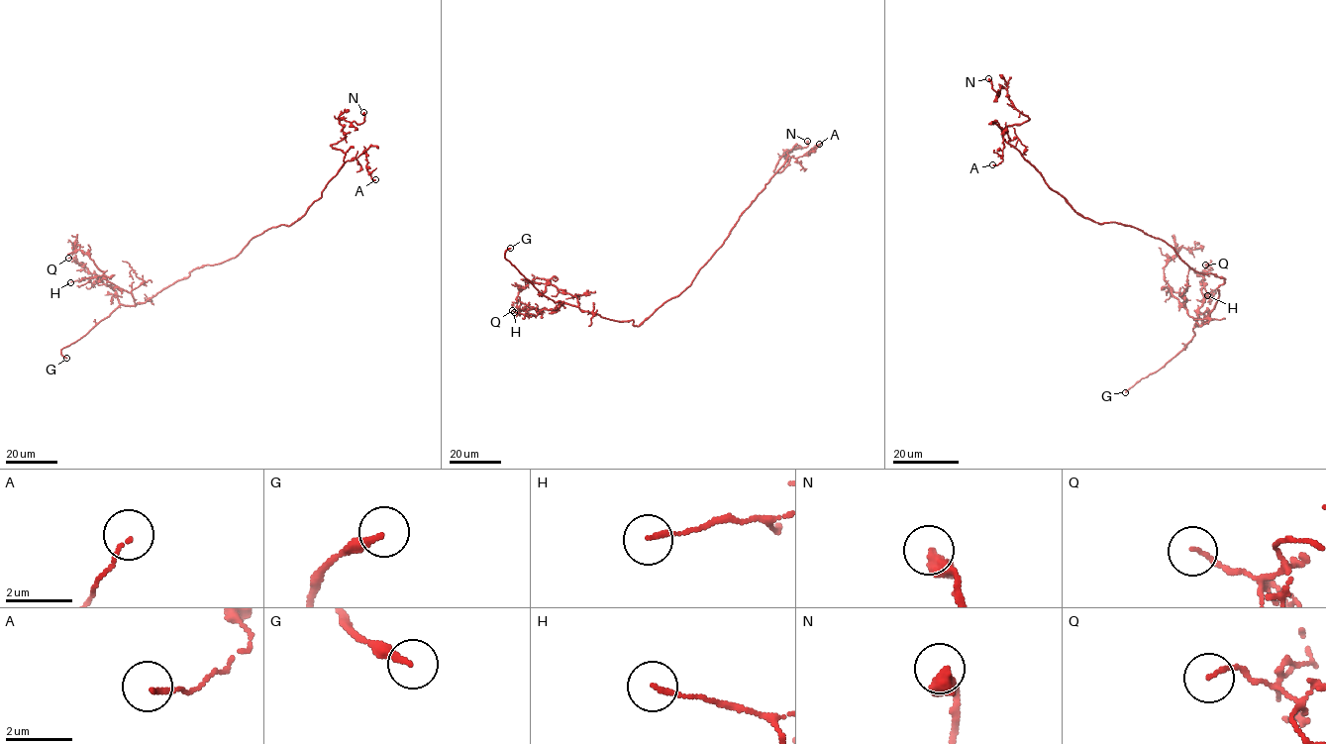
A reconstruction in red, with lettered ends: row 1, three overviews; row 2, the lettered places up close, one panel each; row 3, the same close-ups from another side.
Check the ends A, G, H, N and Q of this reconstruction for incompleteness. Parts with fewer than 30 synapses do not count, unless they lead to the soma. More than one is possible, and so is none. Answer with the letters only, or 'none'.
G

